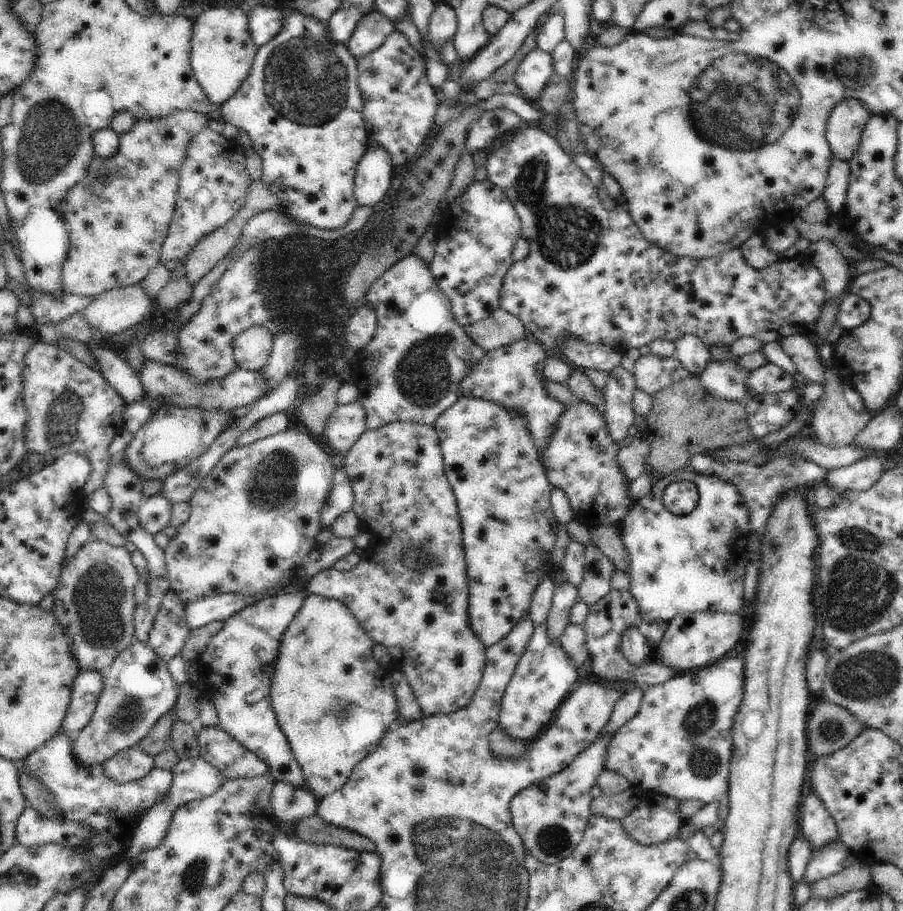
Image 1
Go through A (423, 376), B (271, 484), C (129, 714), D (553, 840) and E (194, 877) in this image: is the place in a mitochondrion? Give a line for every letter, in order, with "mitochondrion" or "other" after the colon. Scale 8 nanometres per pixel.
A: mitochondrion
B: mitochondrion
C: mitochondrion
D: mitochondrion
E: mitochondrion

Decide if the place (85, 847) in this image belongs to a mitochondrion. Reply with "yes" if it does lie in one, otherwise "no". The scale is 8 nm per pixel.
no

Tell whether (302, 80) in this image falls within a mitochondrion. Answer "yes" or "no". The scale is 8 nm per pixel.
yes

